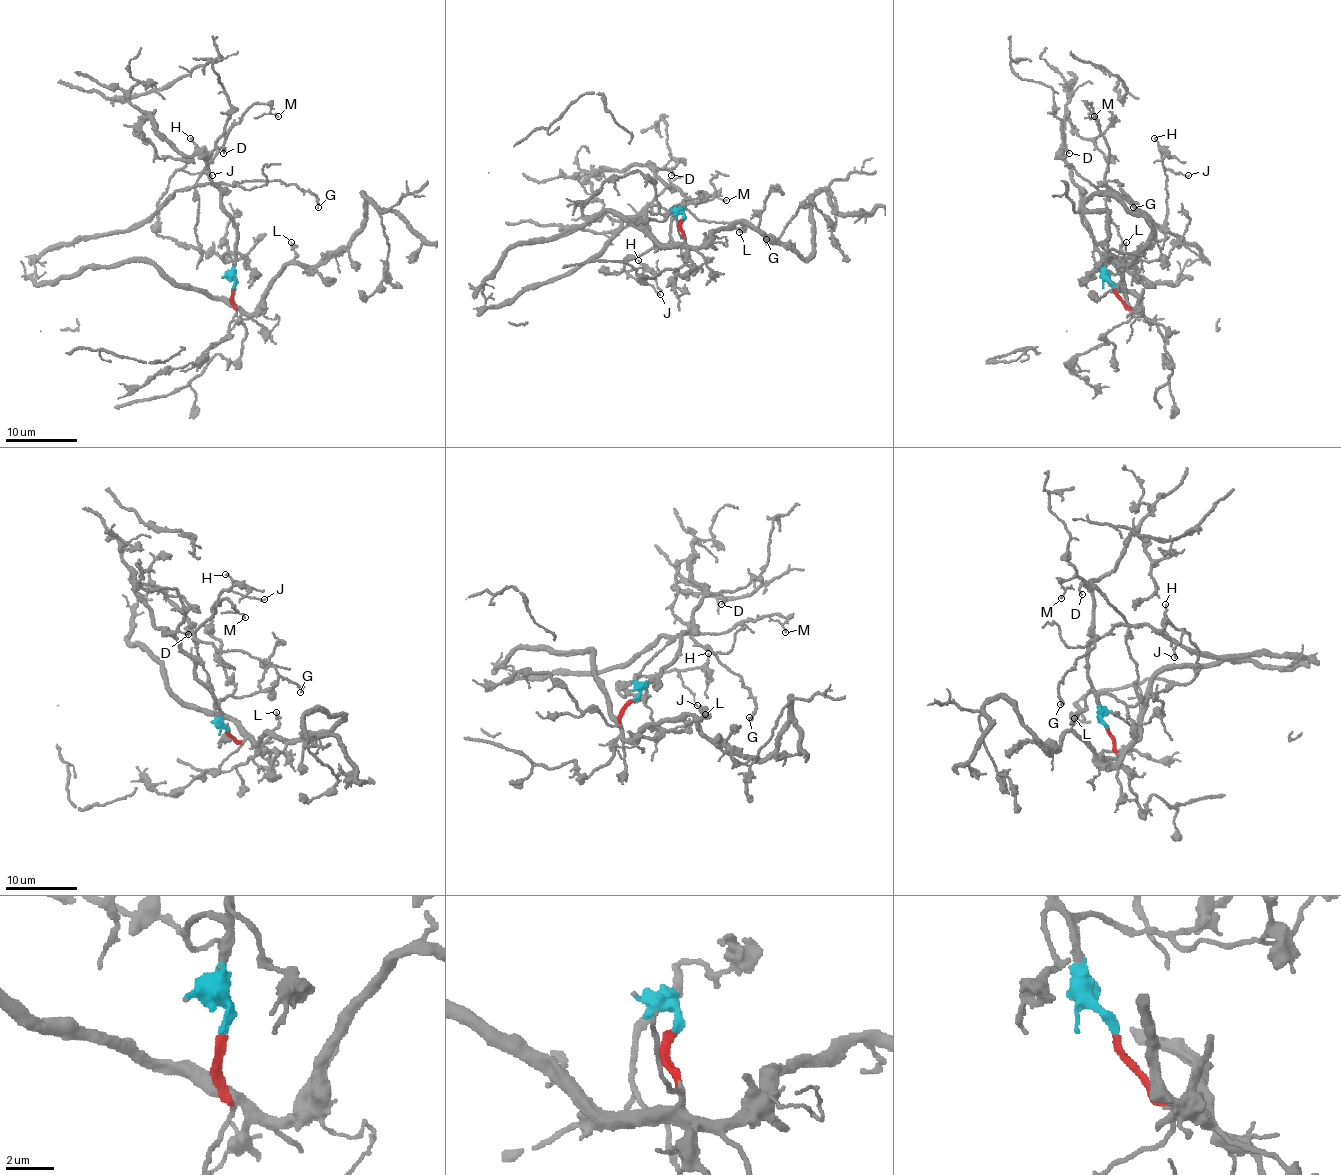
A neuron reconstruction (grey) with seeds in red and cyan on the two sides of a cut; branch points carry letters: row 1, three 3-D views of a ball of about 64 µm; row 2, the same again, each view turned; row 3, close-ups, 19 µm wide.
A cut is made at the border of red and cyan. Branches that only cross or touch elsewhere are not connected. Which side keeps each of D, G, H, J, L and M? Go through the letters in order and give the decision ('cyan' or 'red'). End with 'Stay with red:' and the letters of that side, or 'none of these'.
D: cyan
G: red
H: cyan
J: cyan
L: red
M: red
Stay with red: G, L, M

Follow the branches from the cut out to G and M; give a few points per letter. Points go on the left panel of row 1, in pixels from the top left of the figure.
G: (234, 289), (235, 307), (131, 260), (37, 284), (34, 262), (138, 228), (201, 183), (280, 181), (318, 208)
M: (234, 289), (235, 307), (131, 260), (37, 284), (34, 262), (138, 228), (196, 183), (250, 107), (279, 116)

